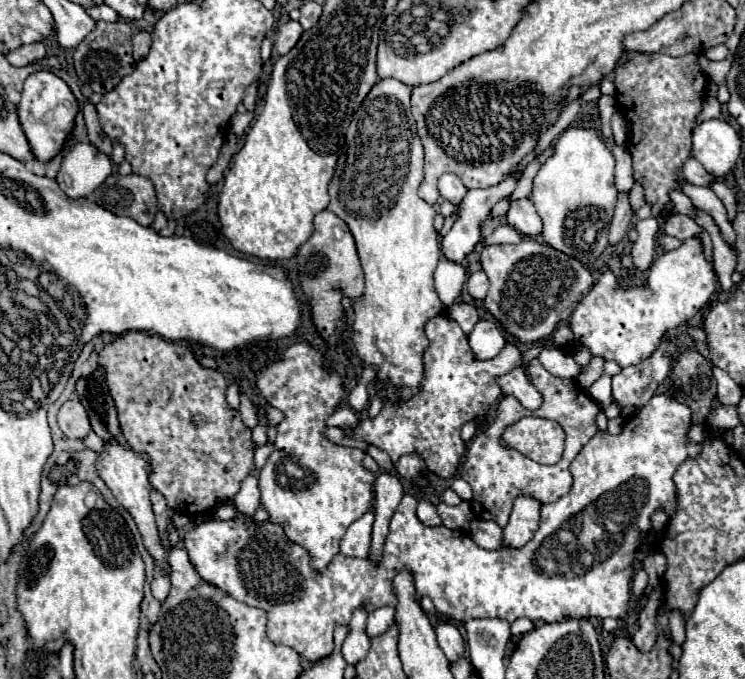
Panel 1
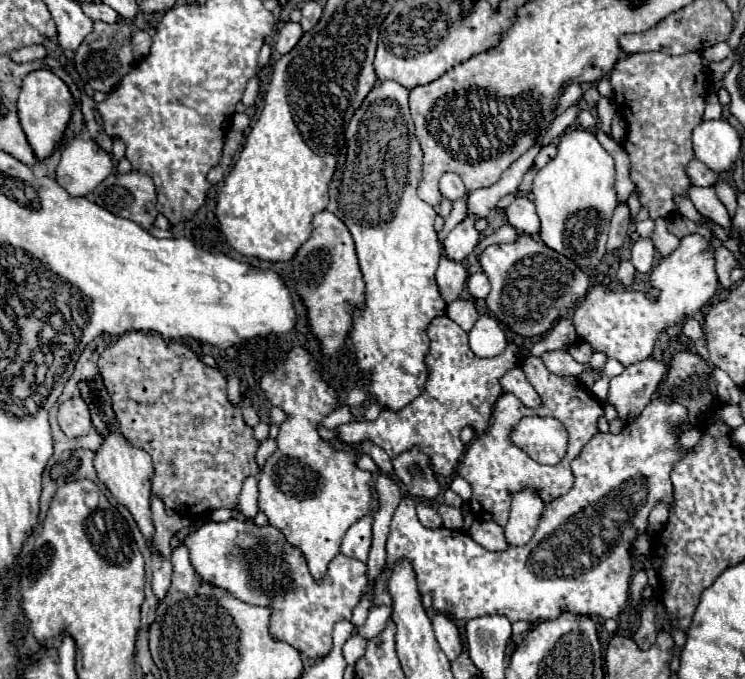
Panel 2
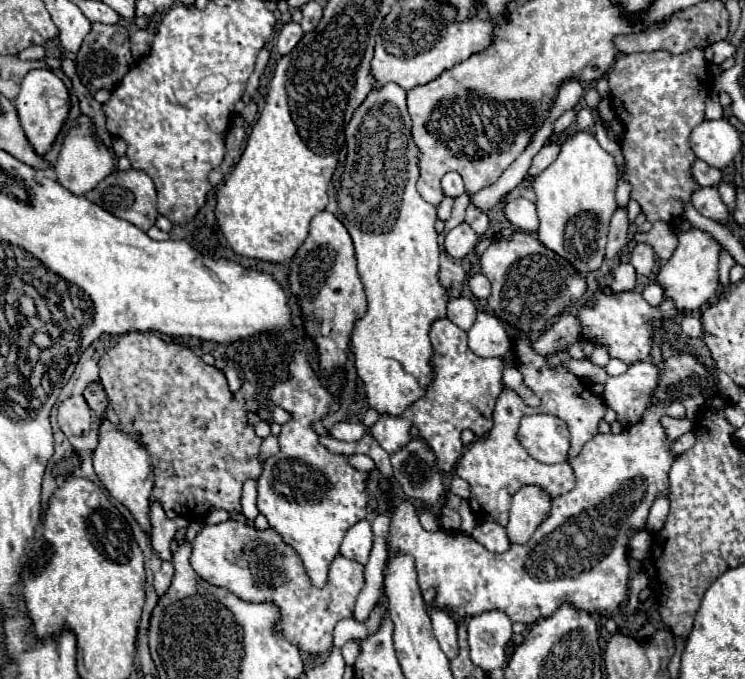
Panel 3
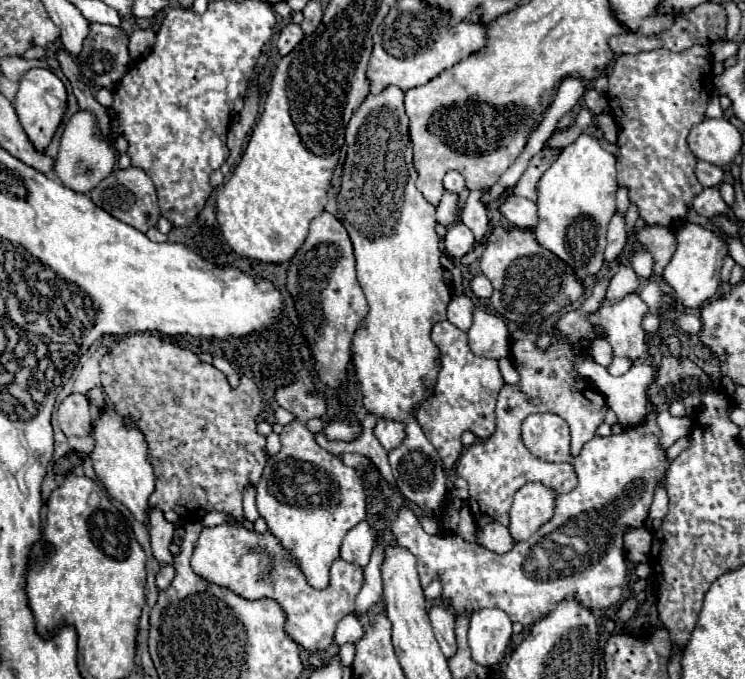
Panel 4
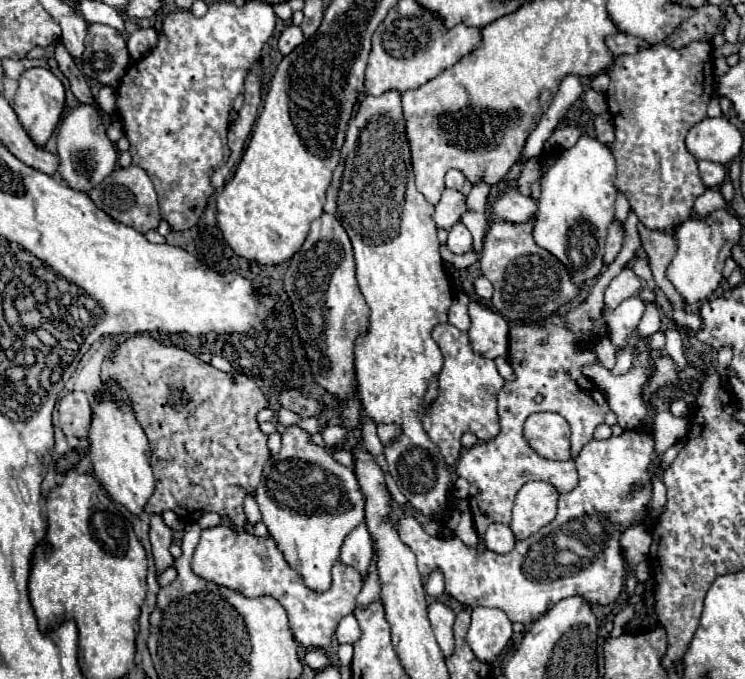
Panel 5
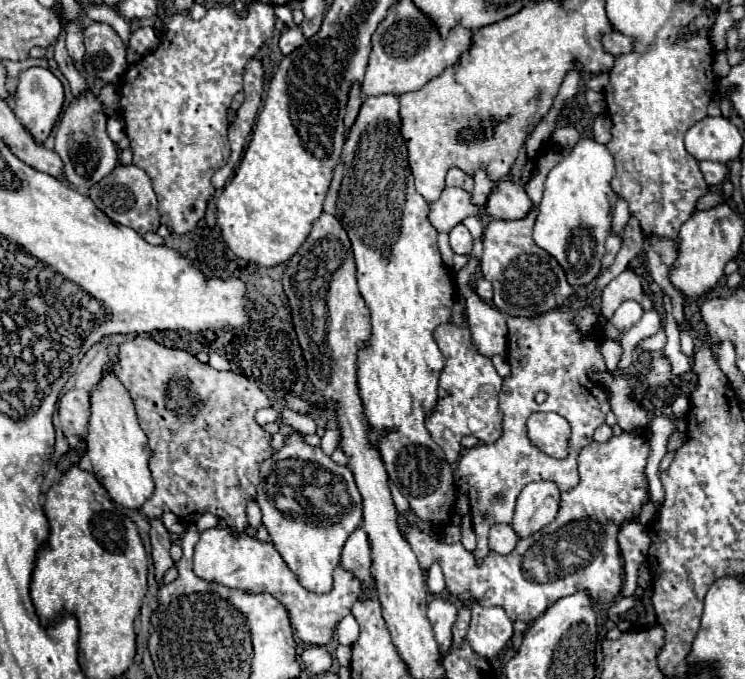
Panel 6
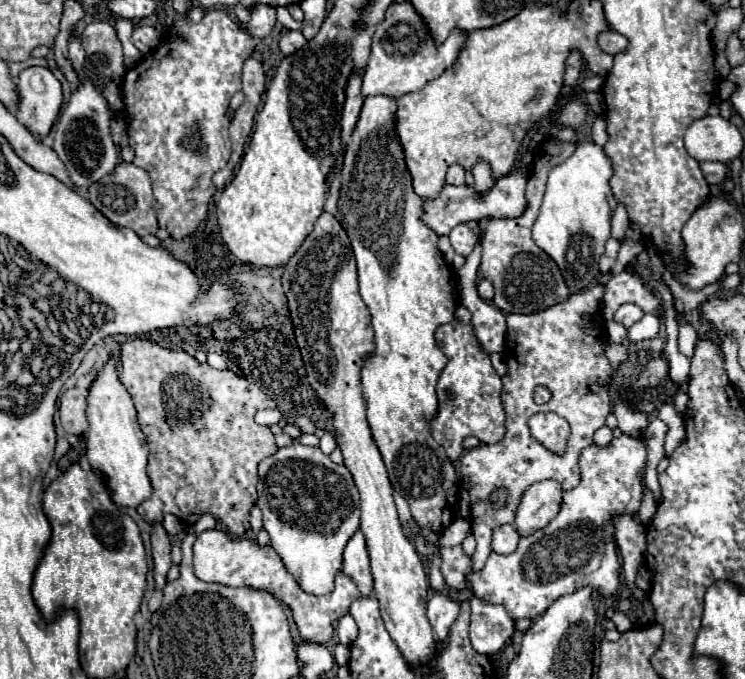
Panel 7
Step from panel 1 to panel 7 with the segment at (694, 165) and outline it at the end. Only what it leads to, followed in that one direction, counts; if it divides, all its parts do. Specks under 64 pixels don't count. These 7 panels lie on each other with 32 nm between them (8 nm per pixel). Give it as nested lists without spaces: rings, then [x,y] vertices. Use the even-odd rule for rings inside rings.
[[[700,162],[700,168],[708,184],[720,184],[726,176],[726,164],[722,162]]]

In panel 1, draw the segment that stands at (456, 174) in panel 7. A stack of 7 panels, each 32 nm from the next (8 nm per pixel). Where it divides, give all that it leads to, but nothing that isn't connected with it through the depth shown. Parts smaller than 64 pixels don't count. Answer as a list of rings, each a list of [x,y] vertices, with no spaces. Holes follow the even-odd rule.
[[[444,174],[438,182],[438,190],[440,190],[440,196],[444,200],[450,200],[452,204],[458,204],[466,194],[466,186],[456,174]]]

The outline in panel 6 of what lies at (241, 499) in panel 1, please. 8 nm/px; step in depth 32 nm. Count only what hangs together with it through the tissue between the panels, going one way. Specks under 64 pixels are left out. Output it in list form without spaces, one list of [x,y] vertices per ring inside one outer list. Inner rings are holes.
[[[250,502],[246,512],[248,512],[248,522],[250,522],[252,530],[258,530],[258,528],[262,526],[262,512],[260,512],[258,504],[256,504],[256,502]]]

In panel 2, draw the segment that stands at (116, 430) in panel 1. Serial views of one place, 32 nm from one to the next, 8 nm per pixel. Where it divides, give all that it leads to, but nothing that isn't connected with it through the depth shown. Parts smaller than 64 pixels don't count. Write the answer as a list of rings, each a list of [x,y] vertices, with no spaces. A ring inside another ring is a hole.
[[[96,376],[94,380],[90,380],[88,384],[82,386],[82,398],[88,404],[92,422],[100,434],[106,434],[106,426],[112,426],[112,430],[116,430],[116,426],[112,422],[112,416],[114,416],[112,402],[110,402],[110,396],[108,396],[100,376]]]

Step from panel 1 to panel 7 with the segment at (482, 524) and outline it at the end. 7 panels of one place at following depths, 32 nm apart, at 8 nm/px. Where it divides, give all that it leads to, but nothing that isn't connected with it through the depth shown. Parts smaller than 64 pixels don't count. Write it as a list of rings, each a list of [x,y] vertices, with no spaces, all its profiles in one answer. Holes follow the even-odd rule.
[[[506,524],[506,526],[500,526],[494,530],[492,550],[498,554],[512,554],[512,552],[516,552],[518,542],[520,542],[520,534],[516,532],[514,526]]]

